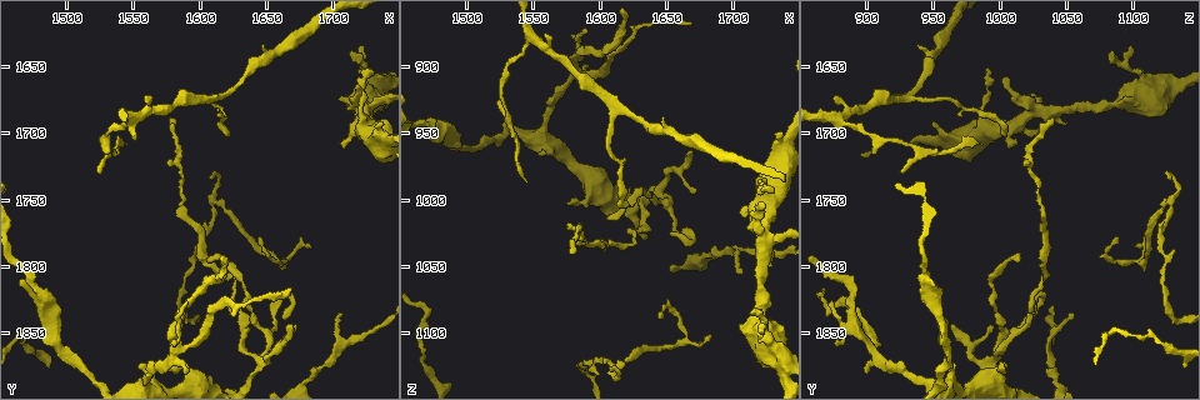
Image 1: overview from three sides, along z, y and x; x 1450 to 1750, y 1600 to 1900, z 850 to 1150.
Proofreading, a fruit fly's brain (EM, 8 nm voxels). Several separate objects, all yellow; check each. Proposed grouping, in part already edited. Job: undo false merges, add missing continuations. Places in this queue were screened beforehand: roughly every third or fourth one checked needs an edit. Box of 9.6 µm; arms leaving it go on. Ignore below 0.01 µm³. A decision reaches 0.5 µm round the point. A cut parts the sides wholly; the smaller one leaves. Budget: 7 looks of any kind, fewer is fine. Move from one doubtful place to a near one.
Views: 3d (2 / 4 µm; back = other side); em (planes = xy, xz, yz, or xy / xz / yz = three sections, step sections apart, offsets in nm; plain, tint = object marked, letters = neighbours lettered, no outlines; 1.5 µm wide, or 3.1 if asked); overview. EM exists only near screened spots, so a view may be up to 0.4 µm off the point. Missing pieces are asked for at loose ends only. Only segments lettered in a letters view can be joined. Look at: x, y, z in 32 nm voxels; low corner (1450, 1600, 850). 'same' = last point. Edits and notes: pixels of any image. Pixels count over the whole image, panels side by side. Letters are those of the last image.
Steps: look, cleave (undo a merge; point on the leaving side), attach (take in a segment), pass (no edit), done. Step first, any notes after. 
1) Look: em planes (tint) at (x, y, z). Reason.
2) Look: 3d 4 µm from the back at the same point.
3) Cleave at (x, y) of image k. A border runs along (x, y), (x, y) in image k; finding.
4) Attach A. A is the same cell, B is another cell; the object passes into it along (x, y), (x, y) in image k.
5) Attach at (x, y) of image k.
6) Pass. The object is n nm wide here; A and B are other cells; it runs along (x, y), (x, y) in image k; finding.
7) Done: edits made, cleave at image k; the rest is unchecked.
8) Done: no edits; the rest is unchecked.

Look: em planes (tint) at (1644, 1870, 996).

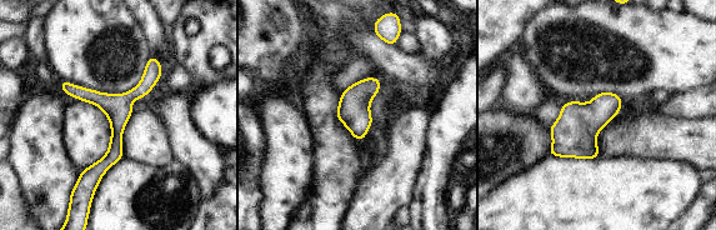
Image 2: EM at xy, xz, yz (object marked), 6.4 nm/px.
Look: em planes (letters) at the same point.

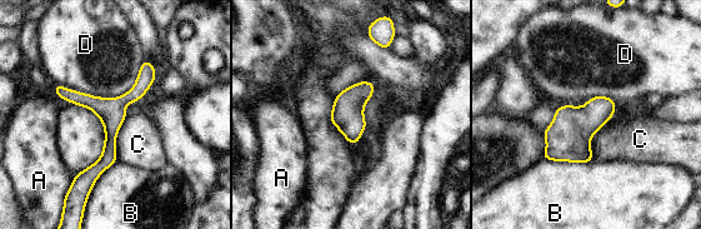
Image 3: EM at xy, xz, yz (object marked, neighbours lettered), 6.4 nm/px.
Pass. The object is 180 nm wide here; A, B, C and D are other cells; it runs along (146, 64), (85, 189) in image 3; continuous, no second cell.

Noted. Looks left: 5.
Look: em planes (letters) at (1590, 1826, 872). Branch stops here.

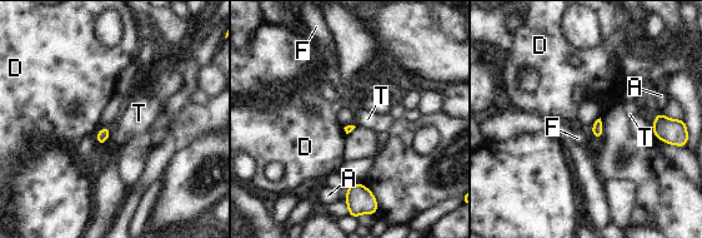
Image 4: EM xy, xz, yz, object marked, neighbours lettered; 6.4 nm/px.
Pass. The longest contact is with T, 80 nm; A, D, F and T are other cells; none of them fits.

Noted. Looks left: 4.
Look: em planes (letters) at (1708, 1706, 1016). Branch stops here.

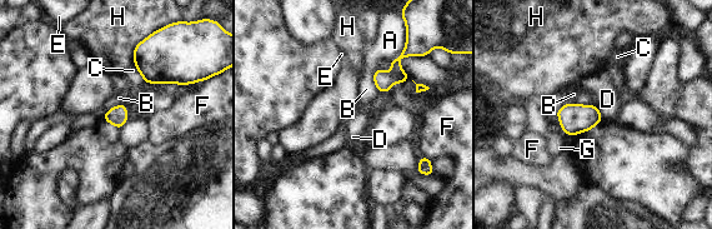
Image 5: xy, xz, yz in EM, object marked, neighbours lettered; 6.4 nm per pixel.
Pass. The longest contact is with H, 220 nm; A, B, C, D, E, F, G and H are other cells; a border runs along (596, 104), (603, 119) in image 5; no lettered segment goes on from it.

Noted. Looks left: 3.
Done: no edits; the rest is unchecked.

